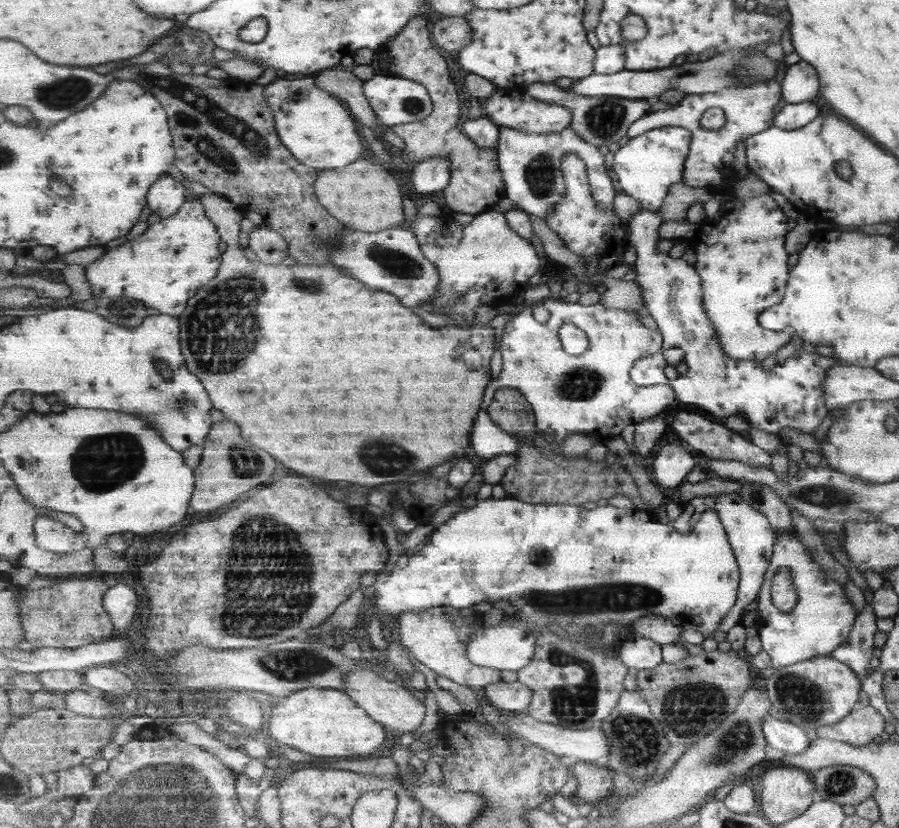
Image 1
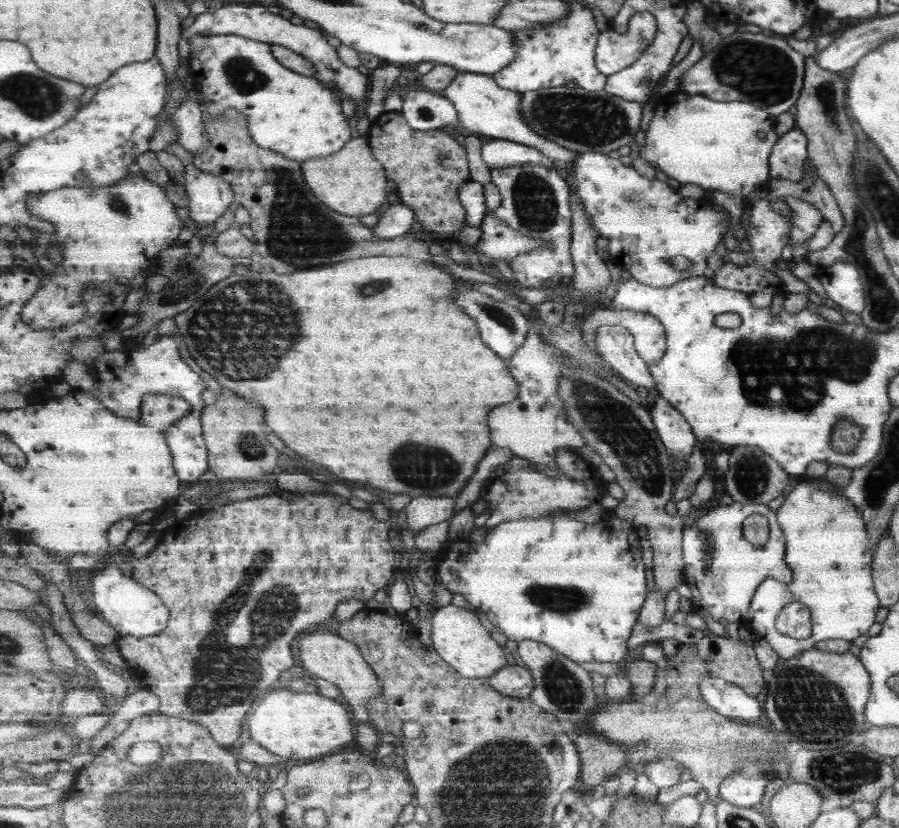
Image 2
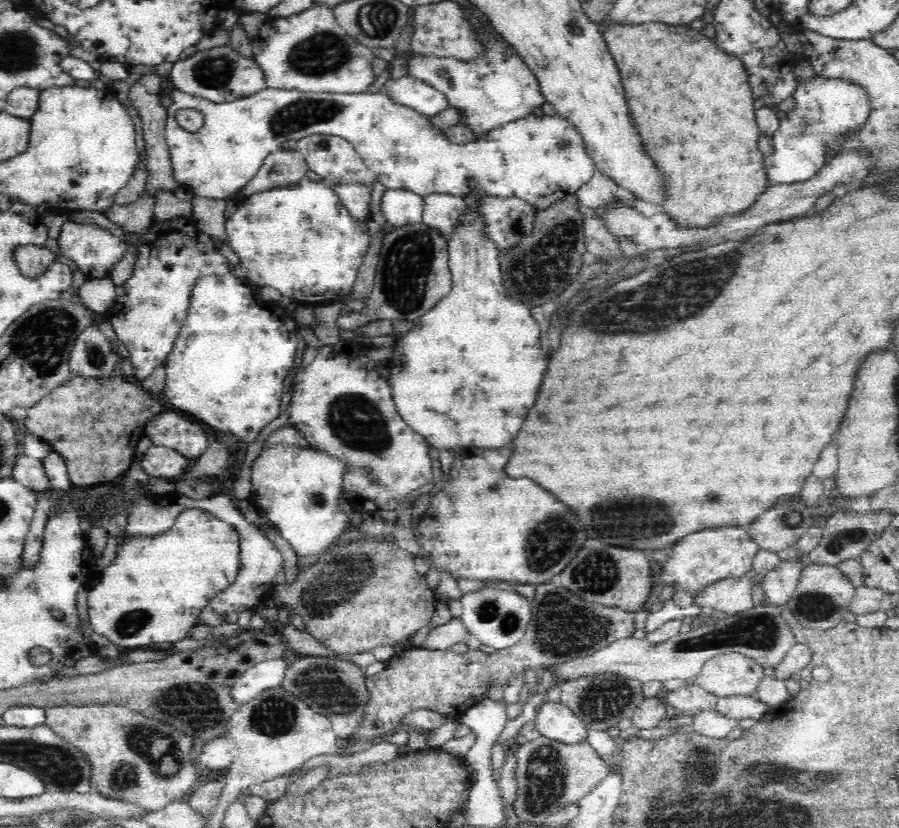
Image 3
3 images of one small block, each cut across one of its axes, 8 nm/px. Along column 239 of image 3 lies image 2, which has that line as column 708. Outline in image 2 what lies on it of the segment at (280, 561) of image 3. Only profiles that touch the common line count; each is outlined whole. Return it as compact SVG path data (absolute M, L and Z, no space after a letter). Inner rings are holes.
M735 501L727 505L719 504L701 511L697 519L684 528L685 583L692 594L692 611L699 618L711 616L715 622L721 618L727 622L746 622L749 605L761 581L772 578L781 584L791 582L791 569L783 562L784 534L776 522L775 511L771 511L767 505ZM750 514L767 518L769 540L765 546L753 546L741 536L741 520Z

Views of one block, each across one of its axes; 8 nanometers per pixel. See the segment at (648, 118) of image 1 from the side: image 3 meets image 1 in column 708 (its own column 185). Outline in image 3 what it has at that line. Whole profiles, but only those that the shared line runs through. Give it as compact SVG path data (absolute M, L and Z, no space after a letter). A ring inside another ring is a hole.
M163 79L160 87L170 99L166 110L165 133L175 179L182 187L204 198L228 200L256 176L265 158L282 148L286 140L299 140L313 134L331 134L350 142L366 167L376 175L377 182L386 189L414 191L414 194L422 196L442 193L464 197L470 194L473 189L471 186L474 185L485 196L516 197L528 202L538 212L548 210L548 207L562 201L566 195L574 195L597 172L578 129L558 112L539 117L528 114L488 130L485 134L478 134L474 142L464 145L447 140L447 136L431 123L430 117L424 117L414 109L399 104L382 90L344 94L266 87L240 100L214 103L178 90L172 80ZM192 106L205 116L203 127L196 132L186 131L176 121L176 112L180 108Z

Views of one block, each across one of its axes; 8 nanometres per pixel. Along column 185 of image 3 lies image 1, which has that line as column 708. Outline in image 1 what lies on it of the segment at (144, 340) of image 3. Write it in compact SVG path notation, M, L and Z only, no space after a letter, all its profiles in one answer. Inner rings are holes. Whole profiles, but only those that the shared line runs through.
M768 194L751 198L737 198L737 200L729 200L729 202L725 202L725 204L722 204L721 202L718 212L710 218L705 217L699 224L695 235L689 239L690 245L695 250L697 255L694 268L700 278L701 302L704 303L705 318L709 320L709 324L713 326L713 330L717 332L716 338L719 339L721 351L723 351L725 355L729 356L729 358L733 358L733 360L749 360L760 363L764 358L767 358L772 354L775 355L777 350L780 350L783 346L786 346L789 342L791 342L791 337L795 335L790 331L770 331L761 328L759 323L760 312L767 309L769 306L779 303L779 301L781 301L781 297L783 297L783 293L785 293L785 284L786 279L788 278L788 270L786 266L788 255L784 250L784 235L786 234L787 222L787 216L781 213L780 208L777 207L777 204Z

